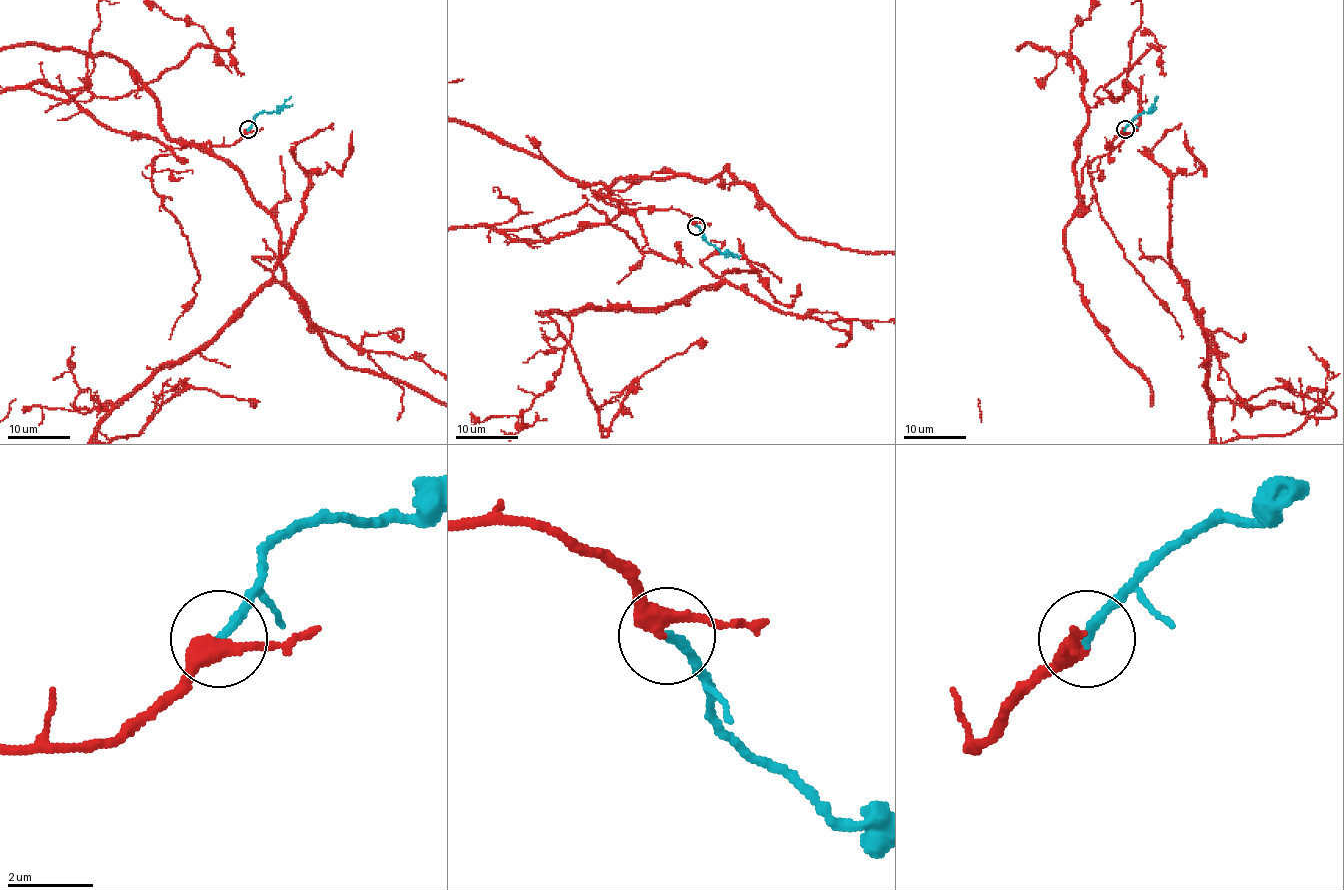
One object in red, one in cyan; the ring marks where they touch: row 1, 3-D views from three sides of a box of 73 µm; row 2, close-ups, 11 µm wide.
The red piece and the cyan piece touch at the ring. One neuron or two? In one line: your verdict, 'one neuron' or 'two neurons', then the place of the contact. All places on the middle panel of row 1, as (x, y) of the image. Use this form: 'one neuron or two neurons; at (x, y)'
one neuron; at (696, 226)

